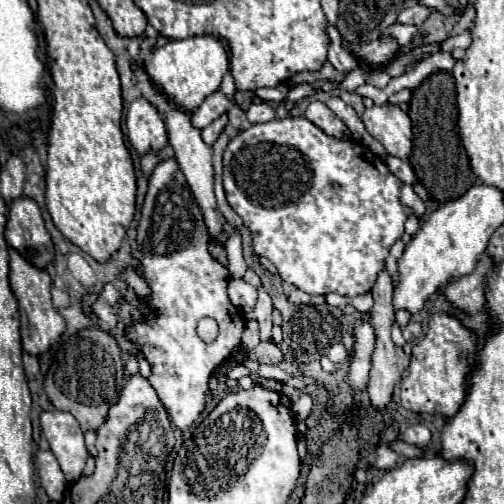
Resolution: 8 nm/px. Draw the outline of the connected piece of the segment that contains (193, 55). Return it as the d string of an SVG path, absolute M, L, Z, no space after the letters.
M192 36L186 40L168 40L162 48L156 48L152 60L146 62L146 70L152 82L168 94L182 110L196 110L206 96L220 88L224 74L228 72L228 52L218 36Z

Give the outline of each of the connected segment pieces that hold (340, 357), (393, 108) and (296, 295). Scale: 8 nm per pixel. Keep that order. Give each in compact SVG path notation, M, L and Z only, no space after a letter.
M338 342L338 344L332 344L332 346L330 346L330 350L328 350L328 354L326 354L326 356L330 358L330 362L338 364L338 362L344 362L344 360L348 358L348 354L350 354L350 352L346 350L346 346Z
M390 102L372 106L362 114L362 122L390 156L408 160L412 150L412 122L400 106Z
M292 288L290 294L288 294L288 300L292 304L324 304L325 297L322 295L312 295L298 290L298 288Z

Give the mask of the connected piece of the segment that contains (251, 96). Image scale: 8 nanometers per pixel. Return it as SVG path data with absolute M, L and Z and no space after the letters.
M236 90L236 96L234 96L234 102L246 112L248 110L248 106L250 104L254 104L254 102L258 102L258 98L256 98L256 94L252 92L252 90Z

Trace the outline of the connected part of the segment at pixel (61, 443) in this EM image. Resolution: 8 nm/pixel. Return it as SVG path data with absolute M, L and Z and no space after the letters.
M46 410L40 414L42 434L46 436L52 454L58 458L58 464L72 484L82 476L88 452L84 446L84 434L76 418L68 412Z

